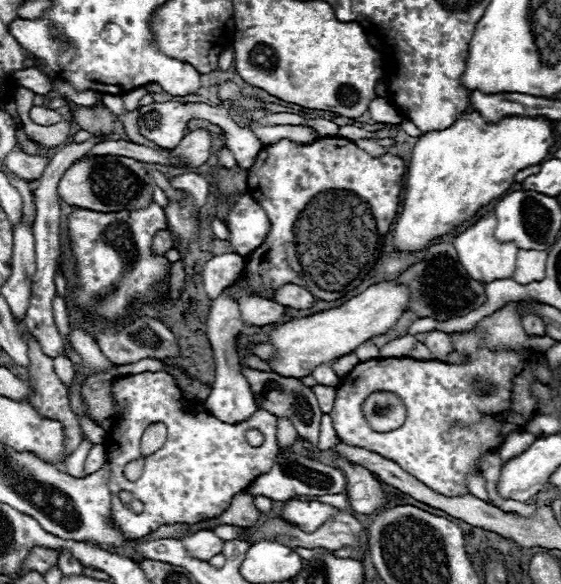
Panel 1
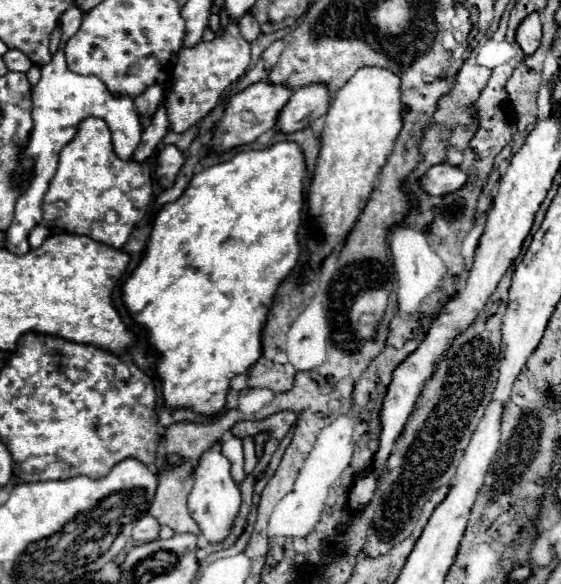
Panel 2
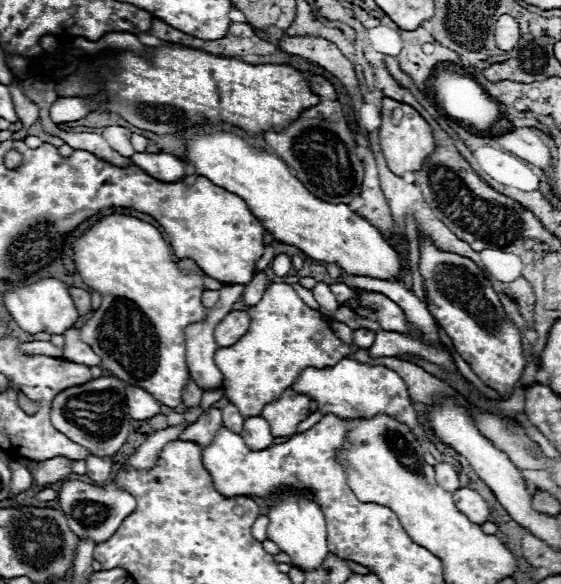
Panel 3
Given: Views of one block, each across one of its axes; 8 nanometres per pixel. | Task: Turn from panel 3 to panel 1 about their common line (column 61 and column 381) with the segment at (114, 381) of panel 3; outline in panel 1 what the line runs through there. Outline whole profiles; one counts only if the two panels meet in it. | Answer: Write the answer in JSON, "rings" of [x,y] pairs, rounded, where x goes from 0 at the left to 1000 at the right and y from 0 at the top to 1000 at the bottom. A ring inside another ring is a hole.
{"rings":[[[667,671],[652,682],[649,695],[649,712],[660,723],[660,729],[674,740],[692,740],[709,733],[720,716],[724,716],[724,702],[717,695],[717,688],[692,671]]]}

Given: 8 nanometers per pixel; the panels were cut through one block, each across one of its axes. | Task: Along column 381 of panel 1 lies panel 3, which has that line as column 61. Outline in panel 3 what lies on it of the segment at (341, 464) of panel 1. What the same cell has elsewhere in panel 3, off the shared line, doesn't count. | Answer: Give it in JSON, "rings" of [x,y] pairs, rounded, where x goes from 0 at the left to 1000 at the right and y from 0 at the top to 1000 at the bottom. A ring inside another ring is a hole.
{"rings":[[[114,822],[103,856],[107,856],[114,884],[121,887],[125,908],[135,918],[160,921],[168,928],[193,925],[210,908],[217,890],[242,873],[242,856],[232,846],[217,842],[203,825],[196,825],[189,836],[175,836],[143,822]]]}

